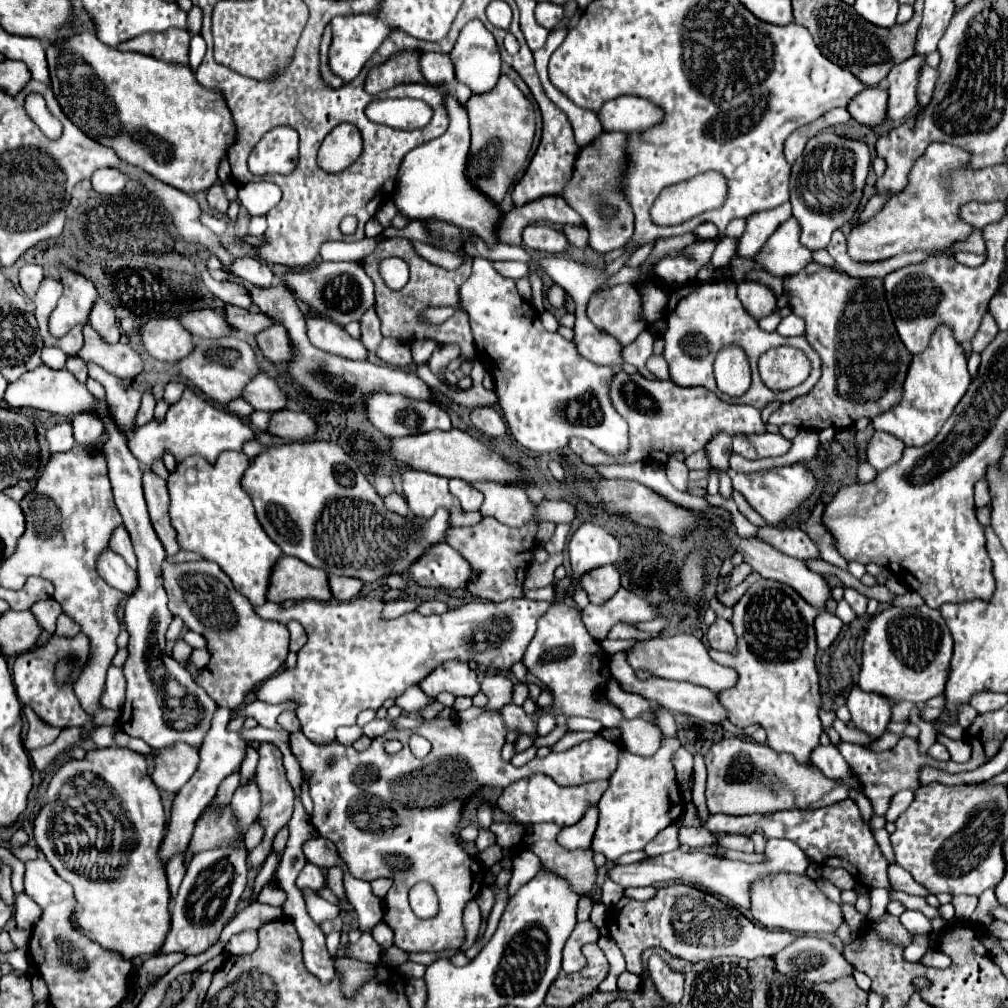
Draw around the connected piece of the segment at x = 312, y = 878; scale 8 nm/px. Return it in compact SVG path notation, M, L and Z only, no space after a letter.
M306 862L306 866L302 868L302 872L296 878L296 886L298 888L312 888L314 892L326 888L326 880L322 878L322 870L318 866L314 866L312 862Z

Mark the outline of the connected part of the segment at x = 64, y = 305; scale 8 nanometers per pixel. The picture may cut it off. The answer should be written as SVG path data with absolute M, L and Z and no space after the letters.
M60 266L60 276L64 284L64 294L50 316L50 334L58 339L67 333L67 328L69 331L78 324L82 326L88 324L88 312L92 310L98 298L96 288L84 276L62 266Z

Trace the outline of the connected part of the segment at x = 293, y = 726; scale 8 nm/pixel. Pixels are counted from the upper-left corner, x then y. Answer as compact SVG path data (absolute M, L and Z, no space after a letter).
M282 712L282 716L278 716L278 724L288 732L298 732L300 730L300 722L298 722L294 712Z

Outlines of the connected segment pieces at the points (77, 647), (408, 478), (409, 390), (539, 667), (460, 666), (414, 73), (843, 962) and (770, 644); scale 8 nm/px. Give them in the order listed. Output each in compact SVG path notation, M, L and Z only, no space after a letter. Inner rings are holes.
M78 634L76 638L60 638L60 636L52 636L52 640L48 642L48 646L40 648L40 650L30 650L30 652L24 652L16 658L14 662L14 668L12 668L12 678L14 678L14 684L18 684L18 698L22 704L30 706L40 720L44 720L46 724L50 726L56 726L56 728L70 728L70 726L82 726L86 722L90 722L90 716L80 708L80 702L76 700L74 692L72 692L72 682L74 678L78 676L80 668L82 668L82 662L76 666L74 674L72 674L72 680L64 686L64 688L58 688L54 684L54 664L58 662L58 658L66 656L66 654L76 654L80 660L88 658L88 638L84 634Z
M406 470L402 474L402 488L406 502L410 500L410 510L414 516L432 518L438 508L446 508L452 526L472 526L482 519L482 514L460 510L460 502L448 490L448 478L436 474Z
M250 282L242 284L248 292L252 302L260 308L262 314L268 314L272 320L282 320L282 326L288 330L290 346L294 350L292 360L288 362L288 376L292 384L300 390L312 396L314 400L320 402L336 402L342 406L354 406L362 398L378 392L388 392L388 394L404 394L414 400L432 400L428 386L414 374L402 368L388 368L386 364L372 364L372 362L356 362L348 360L342 356L334 356L322 350L316 350L306 336L306 316L300 312L294 294L284 288L284 286L272 286L272 288L256 288ZM282 310L282 316L280 316Z
M554 602L552 610L548 610L538 620L536 636L532 638L524 654L524 666L528 668L528 672L552 692L554 702L546 706L544 712L552 714L554 718L558 714L596 718L605 728L618 727L621 713L603 694L614 678L608 665L602 664L602 654L604 652L600 644L588 634L580 618L580 610L568 608L562 602Z
M444 662L420 682L420 688L432 698L436 698L440 692L472 698L478 694L480 684L476 676L472 676L472 670L466 662Z
M420 52L394 54L386 64L374 68L368 74L366 92L378 94L386 88L392 88L392 84L400 84L400 82L426 82L420 74L418 58L420 58Z
M798 936L796 942L772 956L776 970L792 978L808 982L832 982L852 974L852 964L826 940L814 936Z
M760 580L752 584L744 596L732 606L732 628L738 638L736 654L710 652L710 656L724 666L736 668L740 680L734 688L720 692L720 702L728 710L732 724L746 728L750 724L760 724L768 734L768 746L776 752L792 754L800 764L810 764L810 754L820 746L822 724L818 710L822 708L822 694L818 684L818 672L814 666L816 658L816 638L814 638L814 618L818 610L808 606L804 598L790 586L774 580Z

